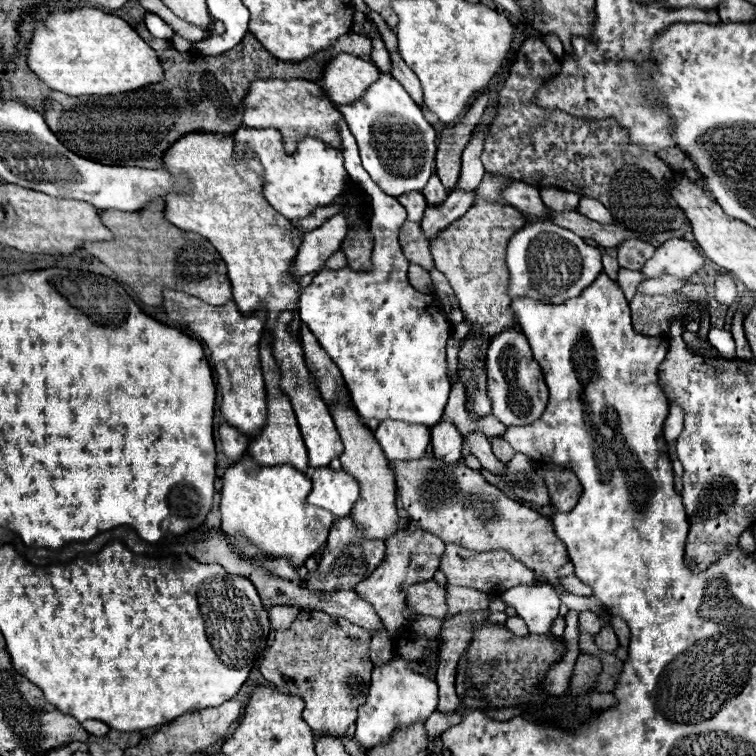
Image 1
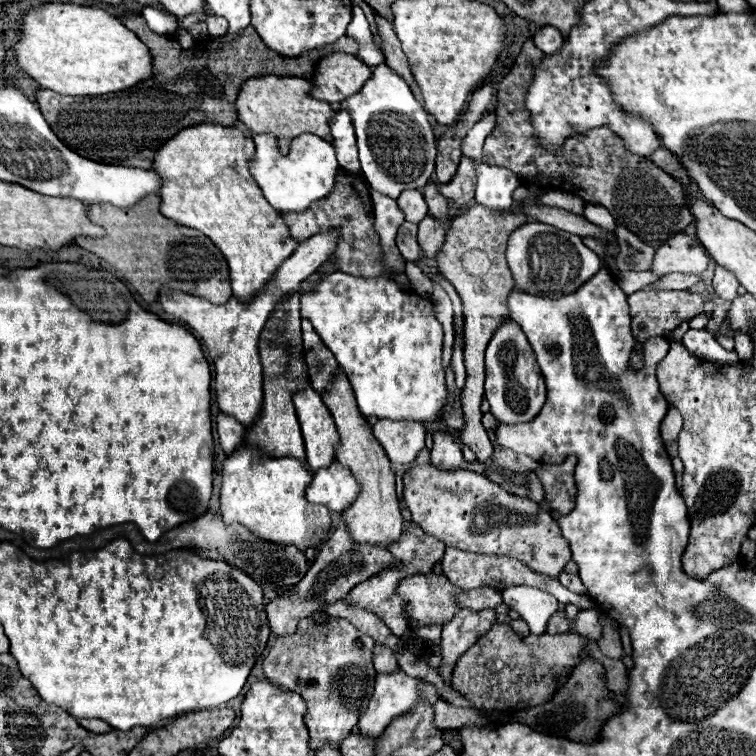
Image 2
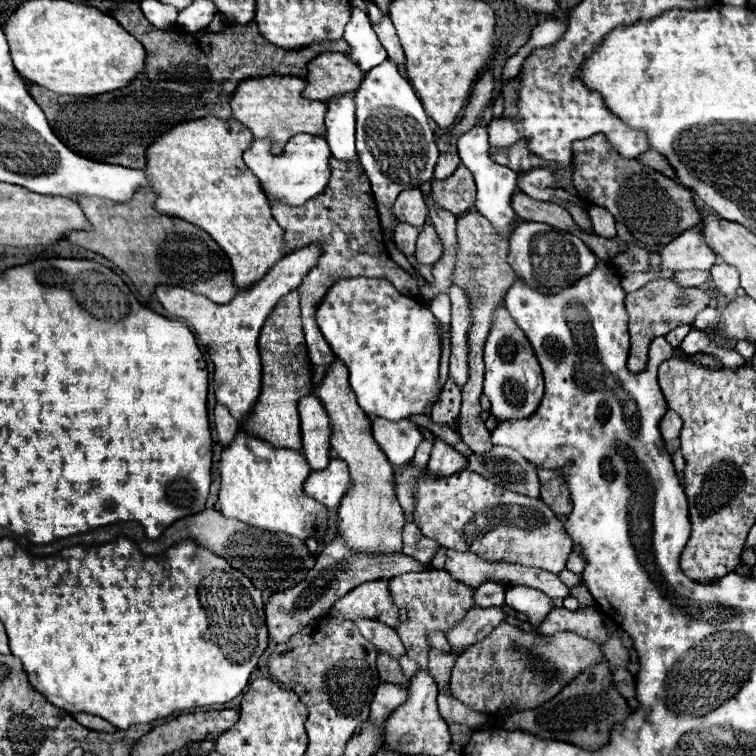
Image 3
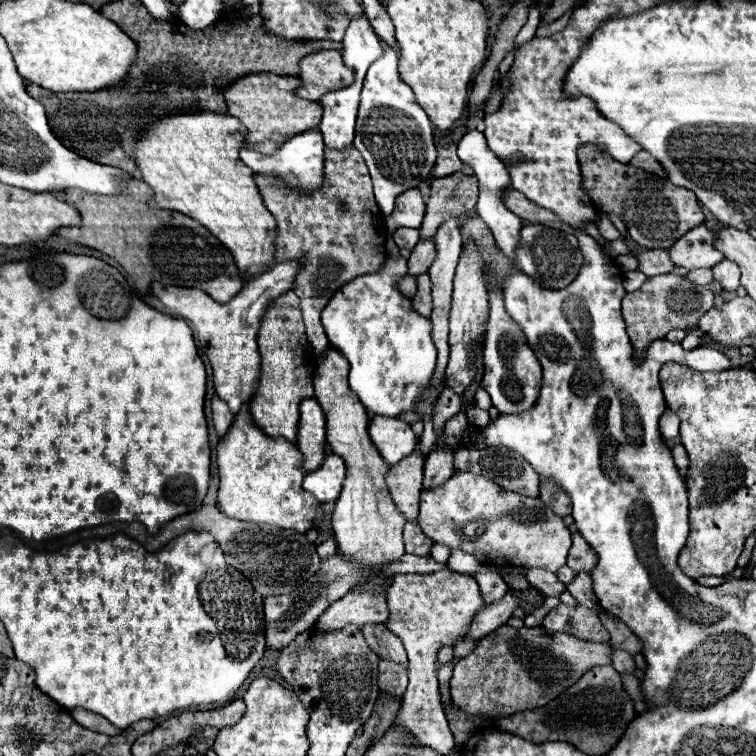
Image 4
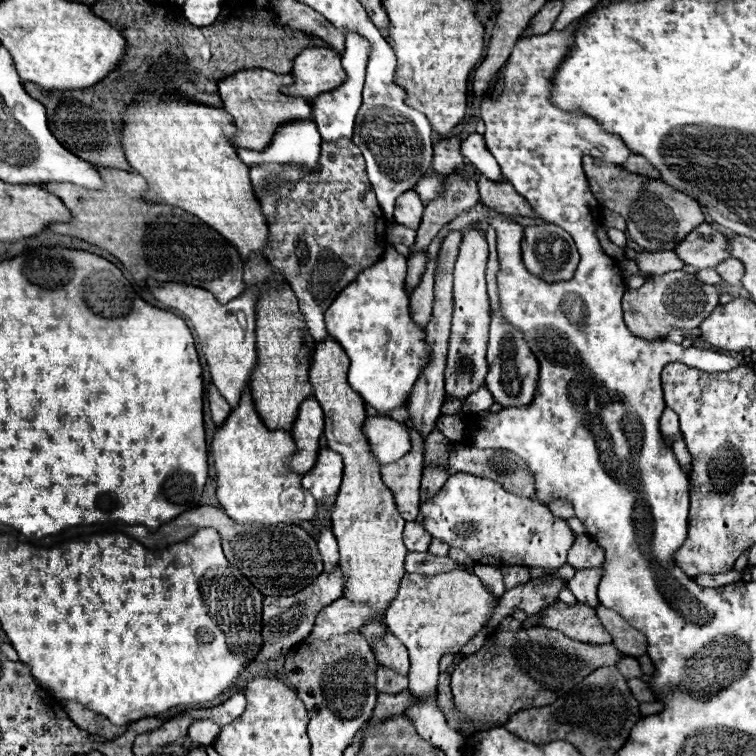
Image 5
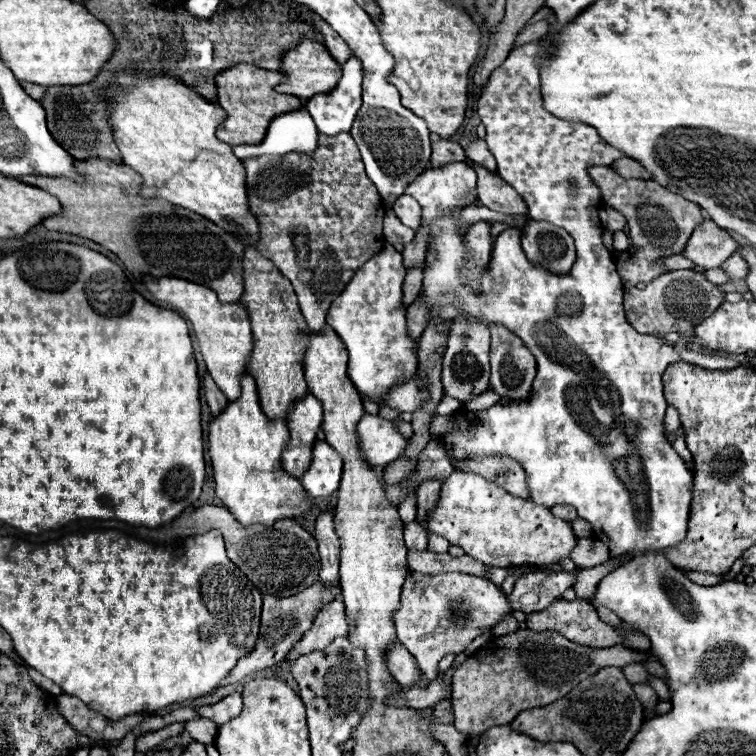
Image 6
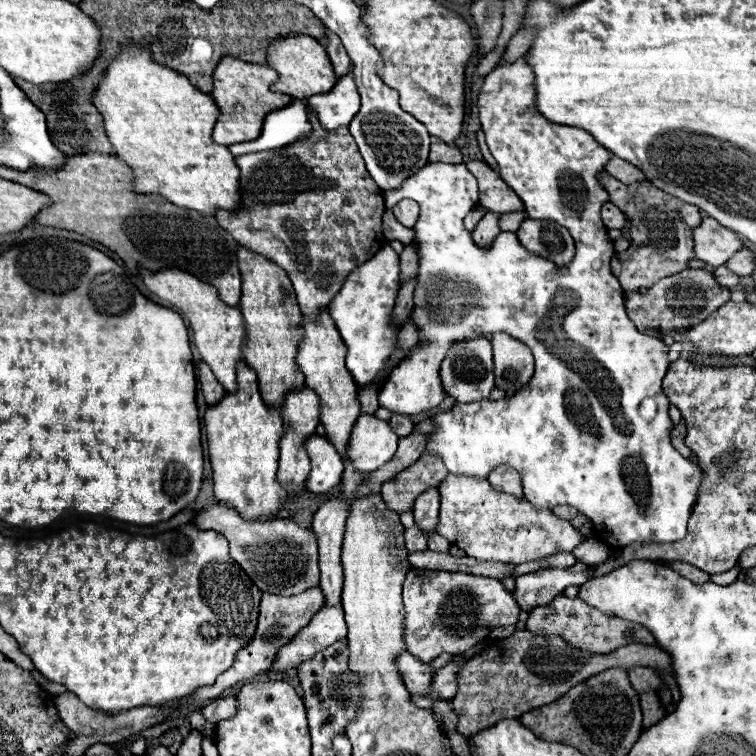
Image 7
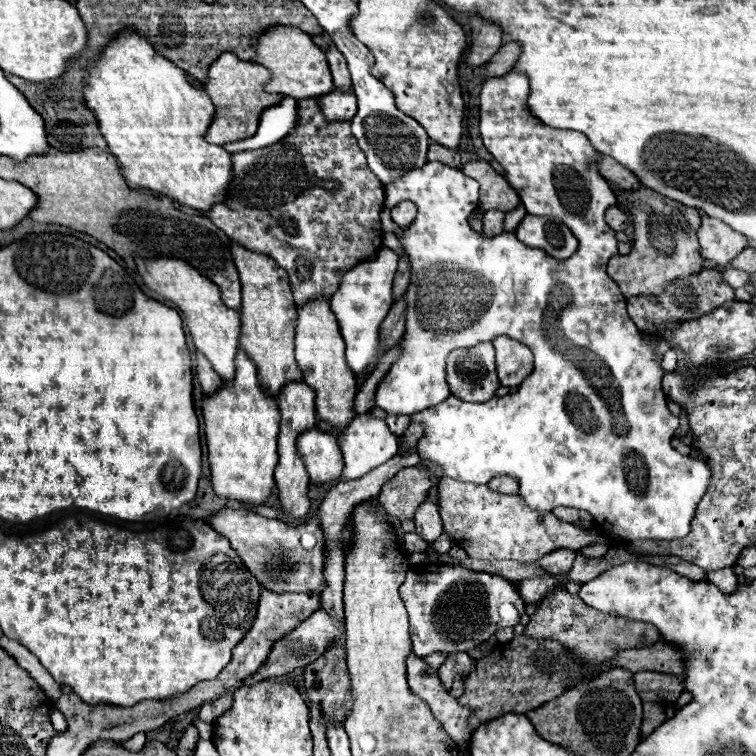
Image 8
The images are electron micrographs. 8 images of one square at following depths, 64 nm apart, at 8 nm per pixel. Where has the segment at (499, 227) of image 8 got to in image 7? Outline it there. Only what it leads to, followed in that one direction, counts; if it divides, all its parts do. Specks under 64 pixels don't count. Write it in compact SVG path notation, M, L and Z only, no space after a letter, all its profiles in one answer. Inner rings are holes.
M488 212L476 226L474 226L474 230L472 230L472 240L476 242L476 246L480 246L480 248L486 248L486 246L490 246L492 242L494 242L494 238L500 234L500 230L498 230L498 214L492 214L492 212Z

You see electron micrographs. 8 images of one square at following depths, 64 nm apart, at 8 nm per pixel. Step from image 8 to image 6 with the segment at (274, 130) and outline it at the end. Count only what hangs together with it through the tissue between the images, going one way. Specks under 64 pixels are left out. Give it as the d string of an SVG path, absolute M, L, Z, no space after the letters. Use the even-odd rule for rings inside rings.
M352 52L348 62L344 62L344 76L338 82L338 86L328 94L316 94L308 100L306 108L312 114L318 130L326 136L336 136L340 132L350 132L352 122L356 118L356 112L362 106L362 60ZM306 110L300 114L284 114L268 130L268 138L260 146L234 146L234 154L240 160L256 156L284 156L290 152L312 156L318 148L318 130Z

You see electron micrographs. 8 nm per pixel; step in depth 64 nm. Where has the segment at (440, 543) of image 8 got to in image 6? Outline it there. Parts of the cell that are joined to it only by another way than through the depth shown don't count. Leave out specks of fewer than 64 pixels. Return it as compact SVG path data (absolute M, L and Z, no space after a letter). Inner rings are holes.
M417 520L419 523L421 523L422 524L422 526L424 526L425 528L426 528L426 530L427 530L427 532L428 532L428 550L430 550L430 552L436 552L436 554L444 554L444 552L448 552L448 548L450 548L450 544L448 544L448 540L444 540L444 538L440 538L440 536L438 536L438 535L436 535L436 534L432 534L432 532L430 532L429 530L428 530L428 527L426 526L426 522L425 521L422 521L422 520Z

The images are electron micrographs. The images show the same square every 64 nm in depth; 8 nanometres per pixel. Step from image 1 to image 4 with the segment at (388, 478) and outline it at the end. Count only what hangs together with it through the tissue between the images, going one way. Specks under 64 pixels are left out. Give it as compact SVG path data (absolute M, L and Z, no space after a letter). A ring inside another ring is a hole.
M330 348L328 354L318 362L314 374L314 398L320 402L326 414L326 440L332 452L344 458L348 470L344 490L336 500L332 526L342 554L360 564L382 566L384 562L396 562L404 556L402 528L408 520L392 502L390 490L386 486L388 464L378 454L368 436L370 418L348 386L348 370L348 360L340 352Z

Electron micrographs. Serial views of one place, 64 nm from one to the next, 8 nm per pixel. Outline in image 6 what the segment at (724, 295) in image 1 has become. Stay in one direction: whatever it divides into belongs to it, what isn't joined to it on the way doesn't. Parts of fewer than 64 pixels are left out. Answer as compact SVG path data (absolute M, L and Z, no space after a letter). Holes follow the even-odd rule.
M734 254L732 258L728 258L728 262L724 262L720 266L730 280L740 280L740 278L746 278L748 274L748 264L744 258L740 258L740 254Z

